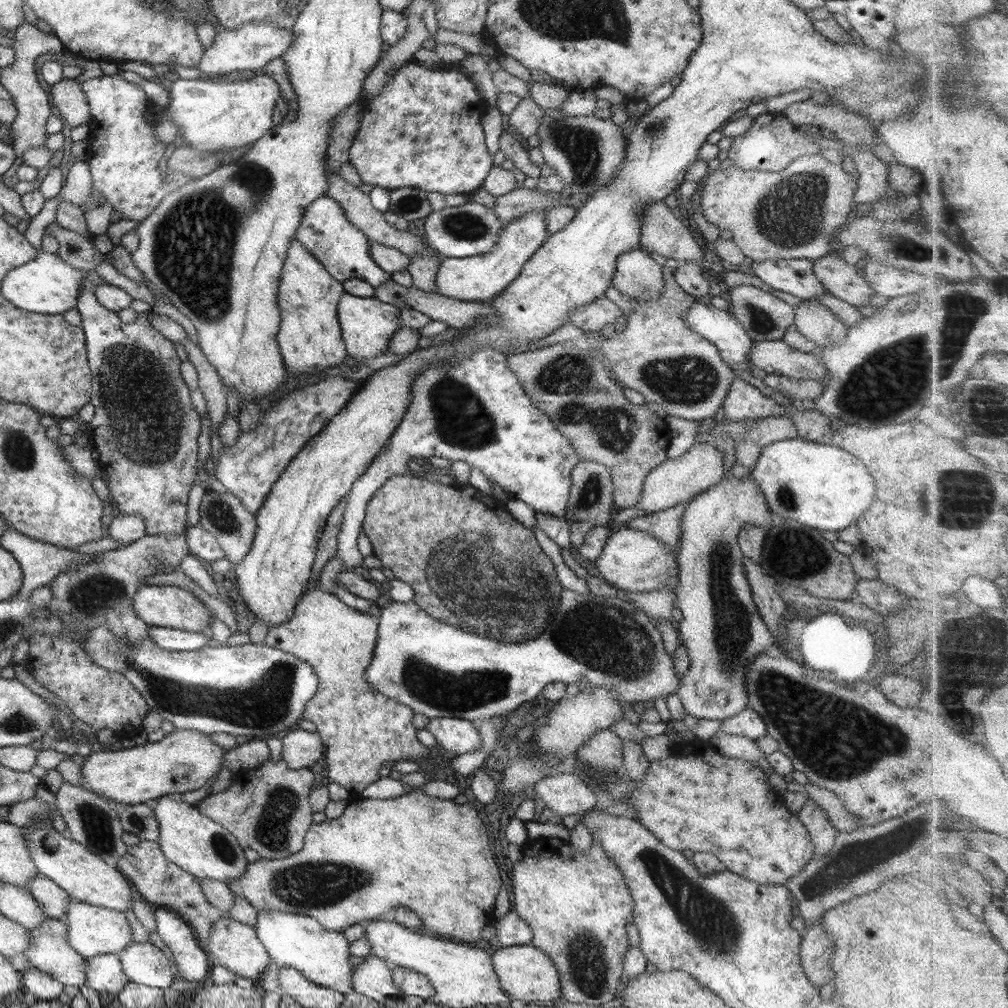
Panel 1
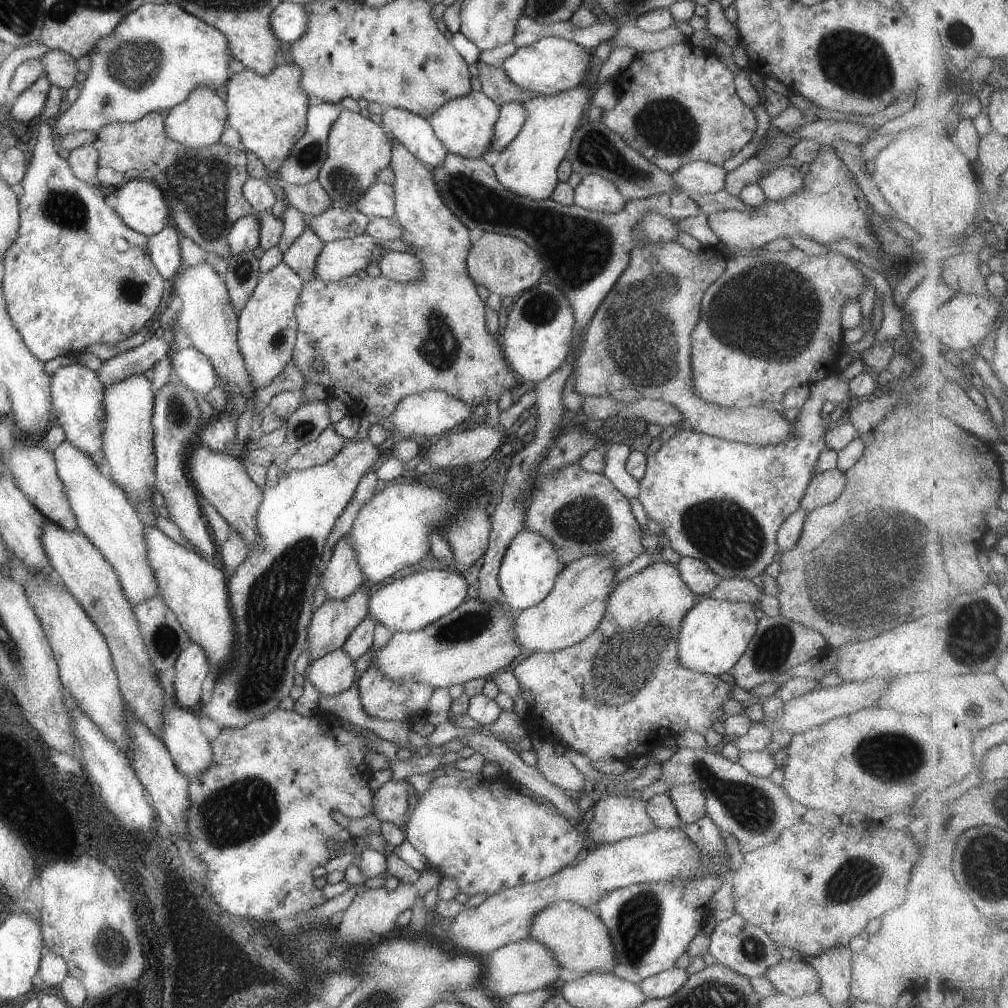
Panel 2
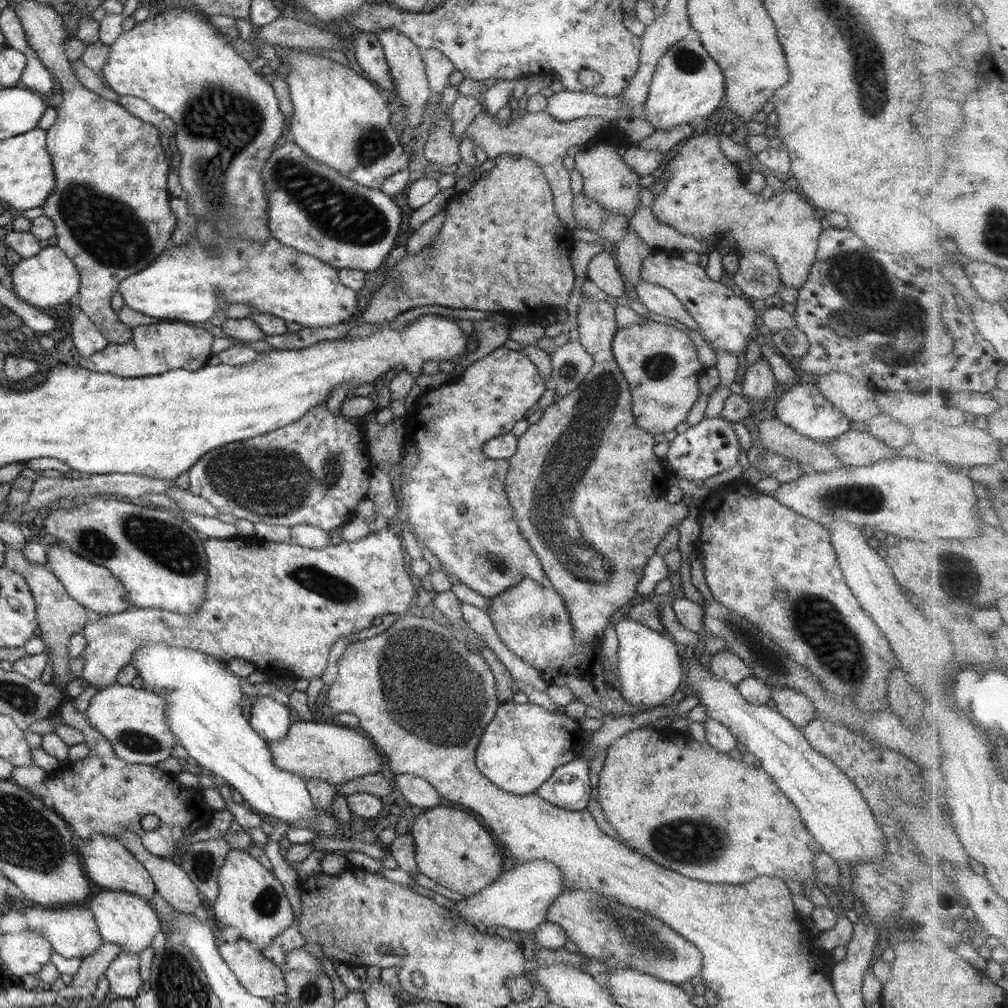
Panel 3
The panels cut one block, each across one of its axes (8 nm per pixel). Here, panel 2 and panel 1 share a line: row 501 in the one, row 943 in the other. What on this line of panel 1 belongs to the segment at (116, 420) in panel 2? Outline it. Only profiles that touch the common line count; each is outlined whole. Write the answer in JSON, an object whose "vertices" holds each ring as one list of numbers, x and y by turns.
{"vertices":[[130,942,130,946,117,955,129,983,163,990,170,987,172,979,175,978,172,961,150,942]]}

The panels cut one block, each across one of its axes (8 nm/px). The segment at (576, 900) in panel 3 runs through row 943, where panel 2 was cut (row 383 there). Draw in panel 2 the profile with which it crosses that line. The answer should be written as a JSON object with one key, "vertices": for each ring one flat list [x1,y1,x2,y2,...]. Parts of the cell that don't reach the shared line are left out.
{"vertices":[[676,241,664,242,664,244,648,244,648,246,642,246,642,248,634,248,631,252,628,268,622,272,622,276,620,276,618,282,612,286,612,290,608,292,608,296,604,298,602,304,596,308,592,320,588,323,588,332,586,332,586,336,584,336,584,348,581,356,576,357,574,366,576,371,576,376,574,376,574,390,578,392,579,396,604,397,609,400,614,400,617,404,630,404,641,398,658,399,662,402,672,404,672,406,676,406,685,416,684,422,689,428,713,437,718,437,727,441,738,441,747,445,768,446,768,444,778,444,778,442,784,442,784,440,788,439,791,435,796,434,796,431,792,430,794,421,786,420,780,408,771,407,770,405,750,405,746,408,723,407,716,403,704,402,704,400,698,398,698,396,694,394,694,390,692,390,692,366,690,366,692,356,691,334,694,328,696,328,698,320,700,320,702,297,710,284,717,278,720,278,720,275,724,272,727,265,727,259,727,256,720,249,716,250,714,247,707,247,703,248,700,253,693,253]]}

